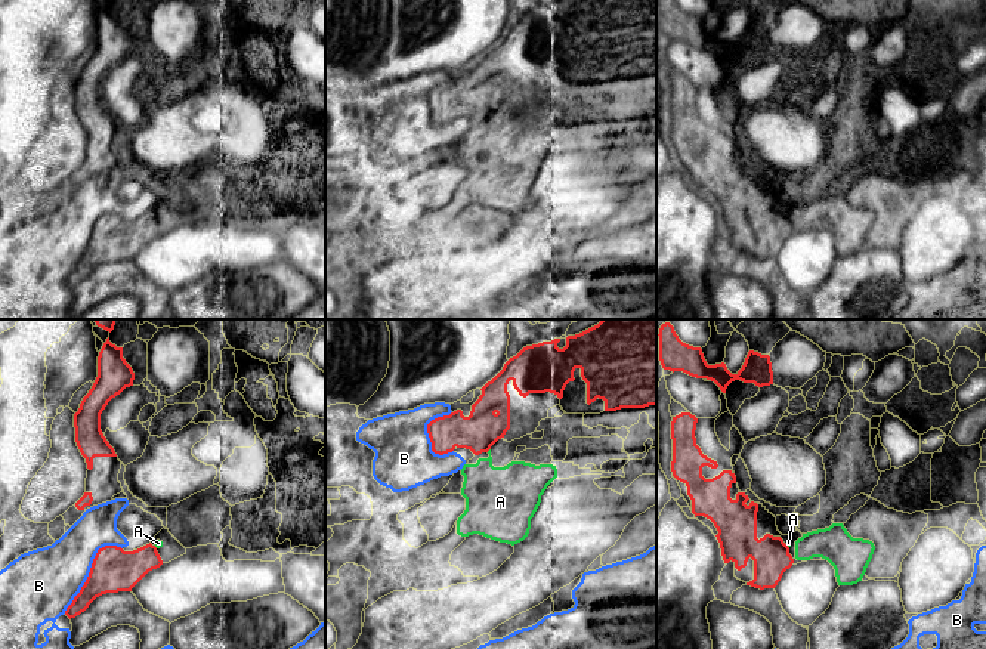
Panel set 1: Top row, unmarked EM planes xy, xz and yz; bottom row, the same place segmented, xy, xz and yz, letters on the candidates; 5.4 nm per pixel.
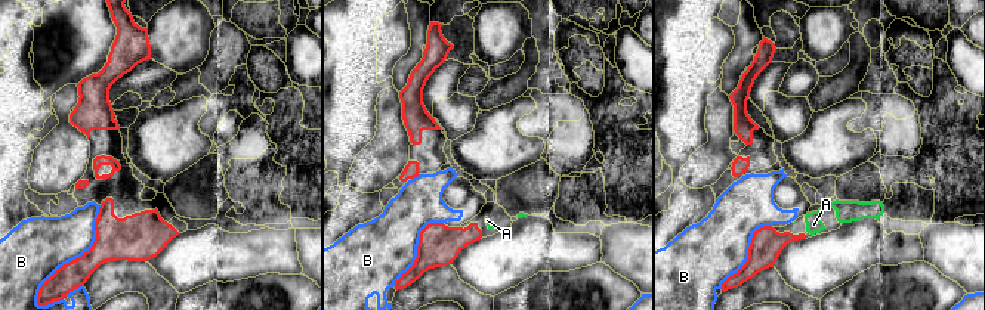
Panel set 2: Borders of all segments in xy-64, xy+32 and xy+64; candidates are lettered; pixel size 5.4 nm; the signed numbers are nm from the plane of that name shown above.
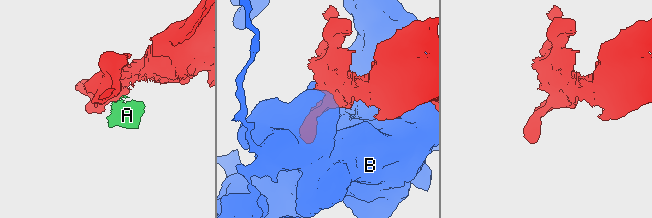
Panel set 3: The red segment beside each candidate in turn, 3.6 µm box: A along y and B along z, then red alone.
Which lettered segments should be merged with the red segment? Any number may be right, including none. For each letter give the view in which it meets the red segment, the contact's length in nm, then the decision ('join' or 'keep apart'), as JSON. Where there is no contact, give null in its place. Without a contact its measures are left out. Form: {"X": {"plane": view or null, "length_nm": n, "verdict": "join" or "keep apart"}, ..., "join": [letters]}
{"A": {"plane": "xz", "length_nm": 30, "verdict": "join"}, "B": {"plane": "xy", "length_nm": 480, "verdict": "keep apart"}, "join": ["A"]}

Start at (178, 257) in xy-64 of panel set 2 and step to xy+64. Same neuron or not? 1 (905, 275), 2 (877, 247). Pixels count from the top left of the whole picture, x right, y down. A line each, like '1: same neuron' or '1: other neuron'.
1: other neuron
2: same neuron

